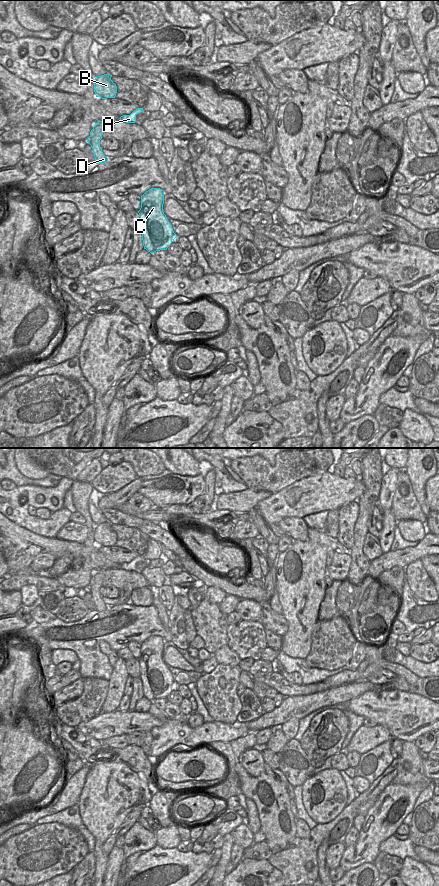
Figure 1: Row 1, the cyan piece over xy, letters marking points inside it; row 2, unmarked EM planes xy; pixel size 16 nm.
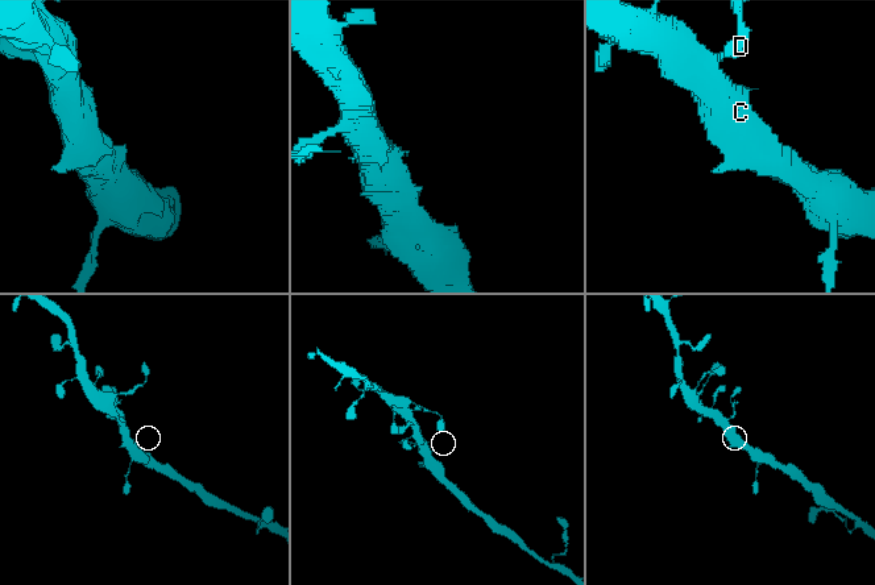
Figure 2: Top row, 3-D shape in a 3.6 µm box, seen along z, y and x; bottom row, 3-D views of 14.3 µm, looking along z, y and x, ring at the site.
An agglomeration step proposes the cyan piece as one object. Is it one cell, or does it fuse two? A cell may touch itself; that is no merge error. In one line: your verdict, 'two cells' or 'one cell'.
two cells

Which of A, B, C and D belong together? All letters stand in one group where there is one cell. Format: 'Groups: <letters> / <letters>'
Groups: A B / C D.

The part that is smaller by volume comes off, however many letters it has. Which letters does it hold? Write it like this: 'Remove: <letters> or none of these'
Remove: A, B

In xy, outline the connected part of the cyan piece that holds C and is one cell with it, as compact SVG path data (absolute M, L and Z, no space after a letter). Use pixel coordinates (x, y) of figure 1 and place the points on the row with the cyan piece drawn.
M151 188L141 196L140 230L144 249L151 254L167 250L177 235L163 212L164 191Z

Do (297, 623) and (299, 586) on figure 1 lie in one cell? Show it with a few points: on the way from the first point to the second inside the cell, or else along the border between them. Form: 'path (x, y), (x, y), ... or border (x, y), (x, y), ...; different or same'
path (296, 614), (299, 609), (299, 595); same

